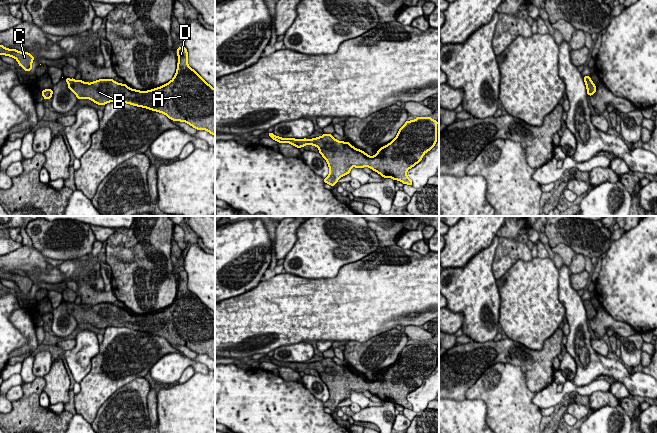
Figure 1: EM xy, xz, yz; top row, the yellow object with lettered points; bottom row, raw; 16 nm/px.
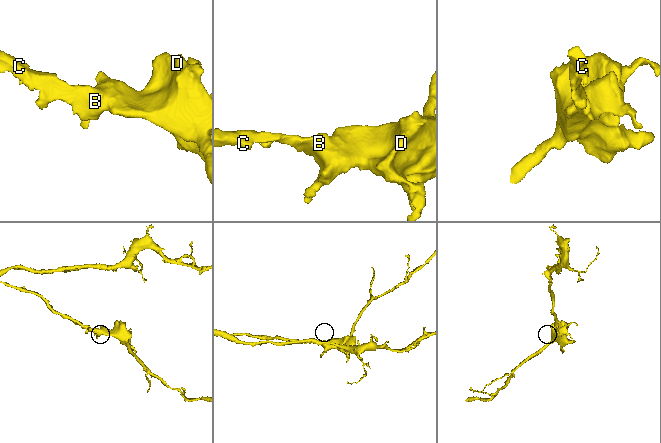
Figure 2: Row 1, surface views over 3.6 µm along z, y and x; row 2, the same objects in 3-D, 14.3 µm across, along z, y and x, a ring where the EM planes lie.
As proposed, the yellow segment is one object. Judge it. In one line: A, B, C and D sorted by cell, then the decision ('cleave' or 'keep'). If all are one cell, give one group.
groups A B C D; keep

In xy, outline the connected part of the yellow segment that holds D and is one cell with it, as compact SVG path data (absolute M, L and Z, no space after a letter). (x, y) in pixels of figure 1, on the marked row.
M178 47L177 51L178 63L173 79L151 90L131 89L126 84L118 83L113 79L99 79L88 83L66 78L66 82L77 99L90 99L98 105L114 102L147 108L163 113L173 121L186 122L197 130L206 130L215 136L215 89L188 65L186 47Z

